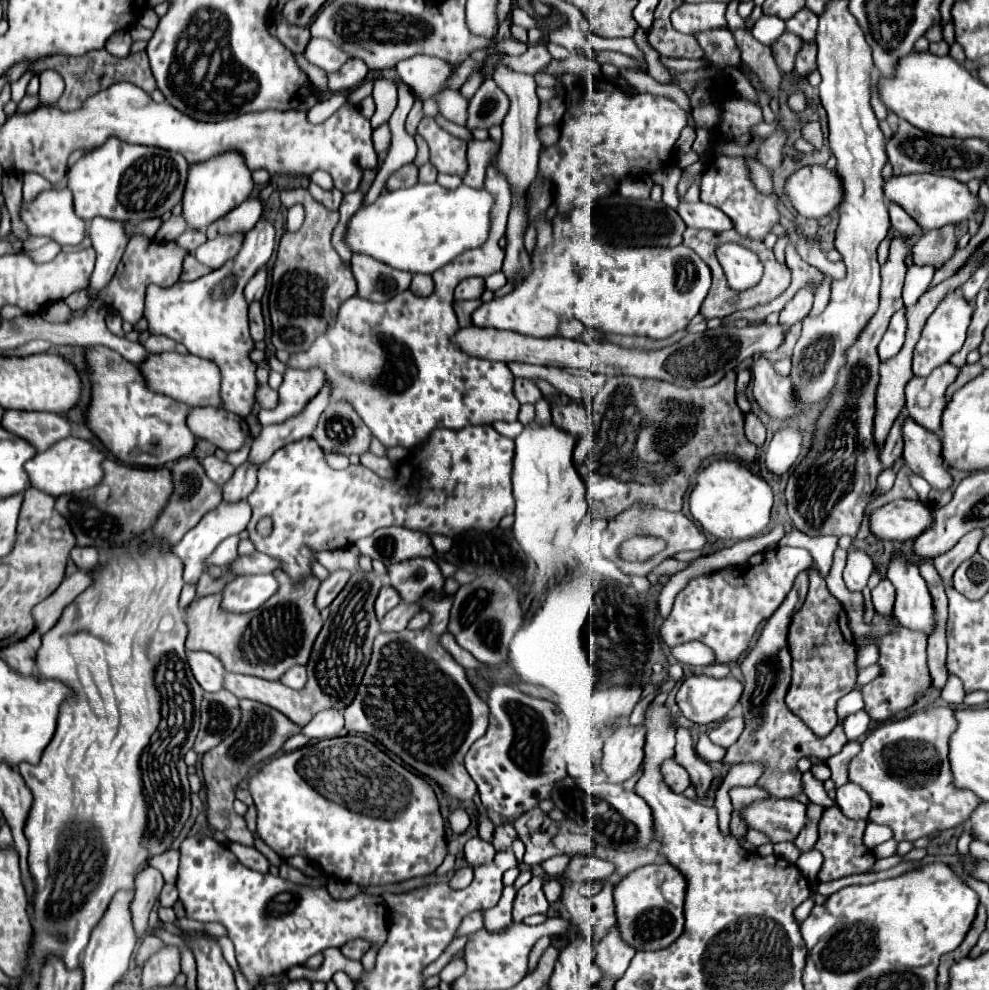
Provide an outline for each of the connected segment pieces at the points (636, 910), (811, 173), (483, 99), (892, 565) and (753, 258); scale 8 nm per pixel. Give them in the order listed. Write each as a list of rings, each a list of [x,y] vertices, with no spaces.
[[[670,862],[648,864],[630,872],[614,888],[616,918],[622,938],[636,950],[662,950],[670,946],[684,930],[684,894],[686,880]]]
[[[804,166],[796,170],[786,184],[786,194],[798,214],[806,218],[828,216],[844,200],[838,172],[826,166]]]
[[[488,76],[468,104],[466,128],[468,130],[474,130],[474,128],[490,130],[496,124],[502,124],[504,116],[508,114],[508,108],[510,108],[510,98]]]
[[[894,550],[886,568],[886,578],[896,590],[894,616],[900,624],[930,634],[930,628],[934,626],[934,606],[918,566],[900,550]]]
[[[724,244],[718,248],[718,262],[722,264],[728,284],[734,290],[746,290],[762,278],[760,258],[740,244]]]

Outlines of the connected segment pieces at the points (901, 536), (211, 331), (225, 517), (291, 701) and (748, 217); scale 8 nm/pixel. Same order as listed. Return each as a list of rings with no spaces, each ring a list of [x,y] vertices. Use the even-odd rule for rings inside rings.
[[[894,500],[870,518],[872,532],[886,540],[914,540],[934,526],[934,516],[922,500]]]
[[[260,218],[258,224],[244,236],[240,252],[218,270],[212,270],[194,282],[176,282],[170,288],[150,286],[146,290],[144,316],[150,324],[150,334],[164,334],[184,344],[190,354],[216,362],[222,372],[222,408],[242,418],[246,418],[254,406],[254,372],[258,368],[248,358],[248,352],[254,348],[254,344],[248,334],[248,304],[242,292],[248,280],[272,258],[274,234],[274,224]]]
[[[246,500],[238,502],[238,504],[226,504],[222,502],[214,512],[208,512],[202,522],[196,524],[194,530],[186,532],[186,536],[172,548],[172,552],[182,560],[184,564],[184,582],[186,584],[196,584],[198,578],[204,574],[206,570],[206,558],[214,552],[214,548],[228,536],[232,534],[240,534],[242,530],[246,530],[248,522],[252,518],[252,508]]]
[[[372,570],[352,572],[348,584],[338,594],[336,602],[330,604],[330,618],[324,622],[324,628],[320,630],[314,642],[310,660],[306,664],[308,682],[302,690],[290,690],[278,682],[262,680],[256,676],[244,676],[244,674],[228,674],[224,680],[224,688],[228,688],[236,698],[256,700],[260,704],[266,704],[282,712],[298,726],[308,724],[310,718],[320,710],[326,708],[344,710],[352,702],[356,688],[362,680],[362,672],[366,670],[366,664],[370,660],[374,634],[380,632],[374,614],[374,600],[380,588],[382,588],[382,578],[376,572]]]
[[[716,152],[712,154],[710,166],[704,170],[704,176],[702,176],[702,202],[706,204],[712,204],[716,208],[720,208],[734,224],[734,230],[740,234],[740,236],[746,236],[746,238],[752,238],[752,240],[764,240],[772,228],[776,224],[780,224],[780,210],[778,210],[778,204],[780,204],[780,198],[776,192],[772,194],[762,194],[754,182],[752,182],[752,176],[750,176],[750,166],[748,166],[748,156],[726,156],[722,152]]]

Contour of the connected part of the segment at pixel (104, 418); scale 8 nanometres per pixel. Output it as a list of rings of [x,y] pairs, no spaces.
[[[90,348],[86,356],[94,386],[92,404],[88,408],[88,426],[120,462],[160,468],[194,454],[196,436],[186,424],[190,408],[184,402],[152,392],[140,368],[110,348]]]

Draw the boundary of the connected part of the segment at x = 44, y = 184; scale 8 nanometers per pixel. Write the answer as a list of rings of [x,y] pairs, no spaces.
[[[26,174],[24,178],[26,178],[26,182],[24,182],[24,202],[32,202],[34,196],[52,188],[52,184],[38,174]]]

